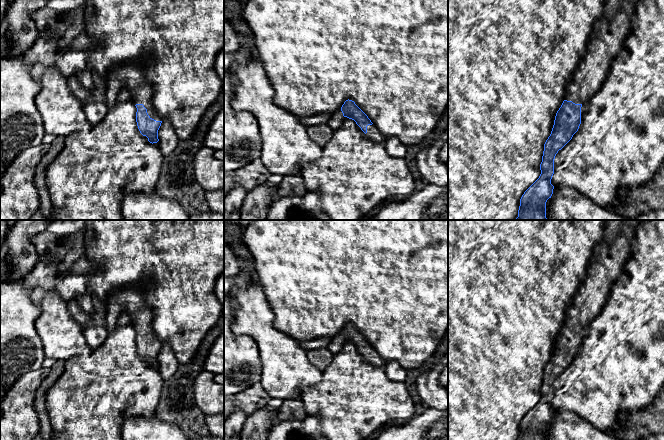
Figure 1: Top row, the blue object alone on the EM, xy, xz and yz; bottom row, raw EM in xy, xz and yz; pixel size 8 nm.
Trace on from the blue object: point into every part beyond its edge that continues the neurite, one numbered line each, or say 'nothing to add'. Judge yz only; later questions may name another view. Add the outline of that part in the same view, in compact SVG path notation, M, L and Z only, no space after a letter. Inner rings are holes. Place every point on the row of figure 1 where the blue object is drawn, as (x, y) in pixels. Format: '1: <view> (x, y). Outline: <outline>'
1: yz (609, 30). Outline: M603 0L601 15L593 22L587 42L586 54L578 64L573 79L568 84L564 100L575 104L586 103L601 87L613 59L620 51L630 32L632 15L639 0Z

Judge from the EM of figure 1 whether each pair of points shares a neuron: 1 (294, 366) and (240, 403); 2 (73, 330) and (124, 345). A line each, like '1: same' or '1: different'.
1: different
2: different

